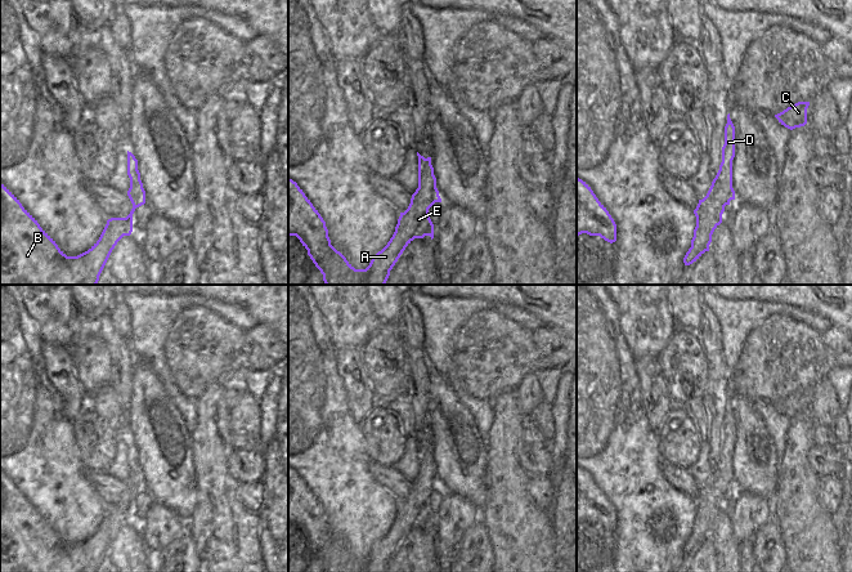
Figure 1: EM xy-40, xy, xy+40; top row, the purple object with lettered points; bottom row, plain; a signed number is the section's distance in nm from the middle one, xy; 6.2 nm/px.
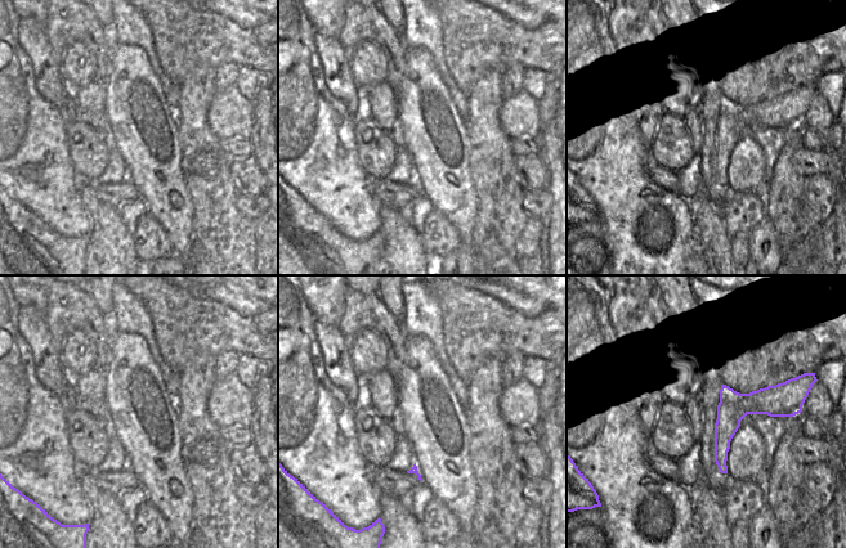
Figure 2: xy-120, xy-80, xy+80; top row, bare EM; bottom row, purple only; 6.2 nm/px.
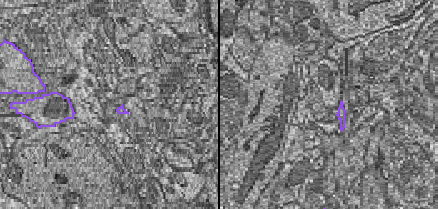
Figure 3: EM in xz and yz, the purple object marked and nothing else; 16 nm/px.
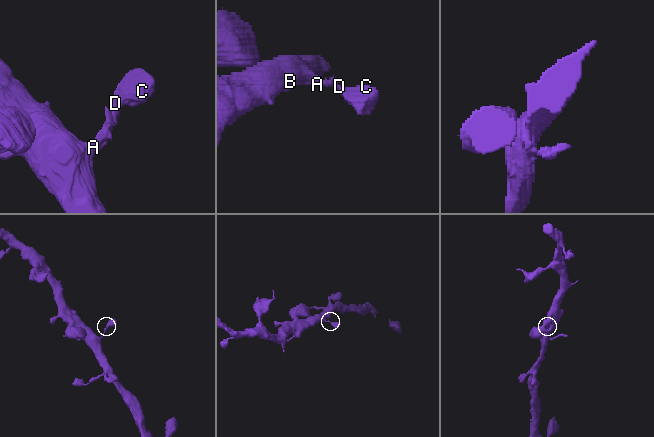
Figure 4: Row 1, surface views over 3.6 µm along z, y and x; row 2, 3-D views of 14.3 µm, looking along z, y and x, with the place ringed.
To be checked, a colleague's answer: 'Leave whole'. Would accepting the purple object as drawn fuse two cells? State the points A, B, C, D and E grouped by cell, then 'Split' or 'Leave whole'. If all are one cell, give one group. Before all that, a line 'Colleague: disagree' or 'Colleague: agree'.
Colleague: agree
Groups: A B C D E. Leave whole.

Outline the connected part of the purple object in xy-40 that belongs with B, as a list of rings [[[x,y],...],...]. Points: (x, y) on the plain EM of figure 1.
[[[127,439],[127,484],[133,497],[126,506],[111,506],[99,528],[85,541],[67,545],[19,488],[0,470],[0,572],[98,572],[99,564],[117,531],[133,520],[133,502],[145,492],[145,479],[138,448]]]

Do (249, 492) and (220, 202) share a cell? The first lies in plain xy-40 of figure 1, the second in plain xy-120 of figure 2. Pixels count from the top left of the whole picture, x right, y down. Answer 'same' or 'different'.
different

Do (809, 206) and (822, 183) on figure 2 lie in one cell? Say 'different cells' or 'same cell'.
same cell

